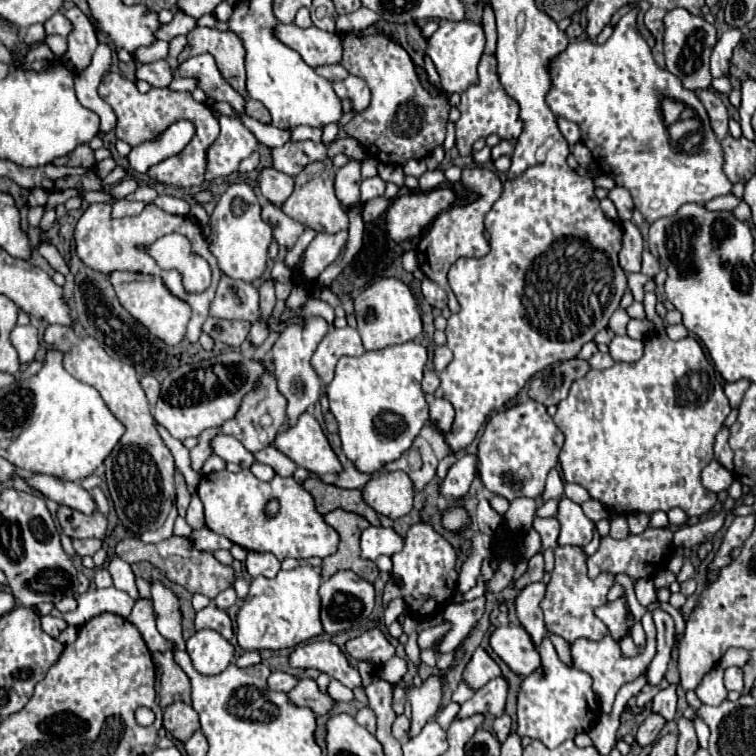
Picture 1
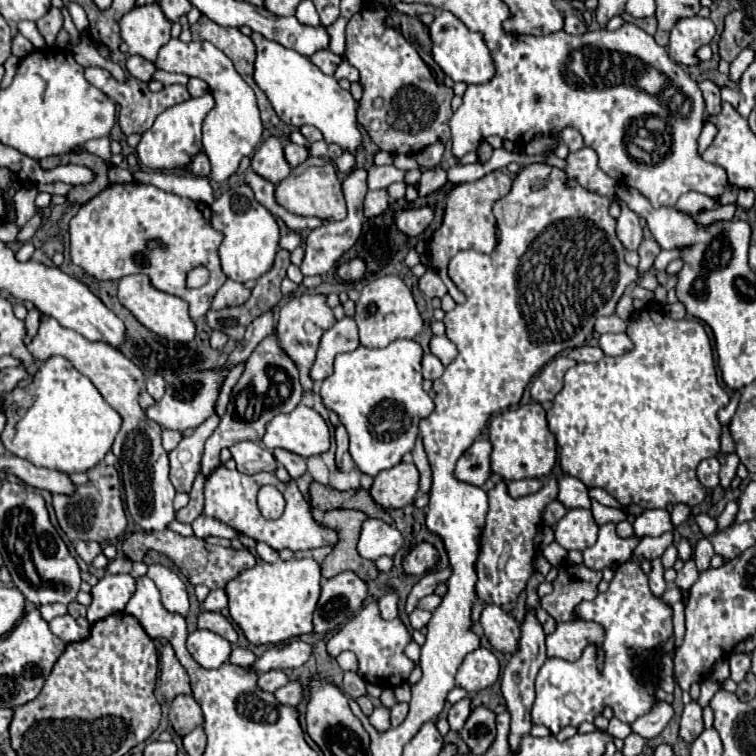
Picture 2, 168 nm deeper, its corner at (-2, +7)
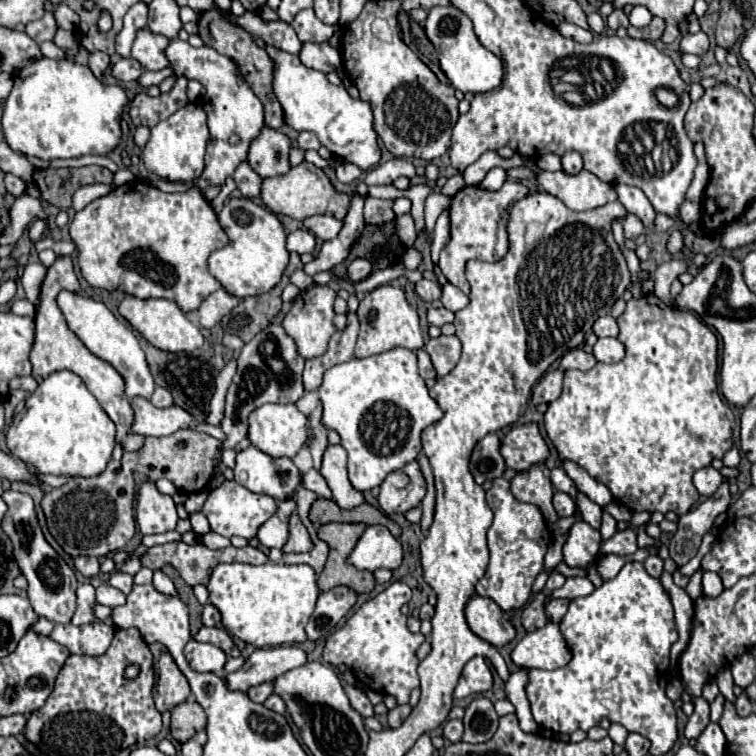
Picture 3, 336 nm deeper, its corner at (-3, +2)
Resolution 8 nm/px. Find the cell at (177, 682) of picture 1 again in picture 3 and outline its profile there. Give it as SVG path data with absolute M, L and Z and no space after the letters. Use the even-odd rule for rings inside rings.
M168 651L160 655L156 663L156 682L153 688L153 699L156 708L162 714L171 711L178 703L186 701L190 687L182 671L176 667Z

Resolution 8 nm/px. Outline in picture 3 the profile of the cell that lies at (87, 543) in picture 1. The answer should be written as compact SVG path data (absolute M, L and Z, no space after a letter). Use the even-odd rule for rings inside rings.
M80 555L74 559L74 567L84 575L84 577L94 577L98 573L98 557L86 557Z

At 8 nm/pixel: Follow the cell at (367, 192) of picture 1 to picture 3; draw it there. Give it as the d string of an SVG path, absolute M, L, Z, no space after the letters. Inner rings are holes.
M390 159L390 161L370 169L364 177L364 183L366 185L392 185L400 175L406 175L412 179L416 175L414 165L404 159Z

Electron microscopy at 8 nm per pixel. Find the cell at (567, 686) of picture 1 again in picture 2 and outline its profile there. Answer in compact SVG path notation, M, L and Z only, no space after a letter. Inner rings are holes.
M627 560L625 564L619 564L615 568L615 574L609 582L607 592L599 594L595 600L591 602L581 602L575 608L575 616L587 622L597 622L603 626L605 630L605 640L603 640L603 666L599 668L597 664L597 646L587 646L583 650L583 656L575 662L567 662L567 660L559 660L559 658L549 658L539 674L537 674L537 682L535 682L535 690L537 690L537 698L531 710L533 716L533 724L543 724L551 730L551 734L557 734L561 728L565 726L579 726L581 722L593 722L595 716L599 716L603 712L605 706L611 706L615 716L621 722L635 722L639 716L647 714L655 704L657 704L657 674L653 668L653 660L655 660L655 652L661 646L661 642L665 642L669 636L673 636L673 604L682 599L683 593L677 586L669 587L663 596L655 596L649 590L649 582L647 582L647 574L643 572L641 564L637 560Z

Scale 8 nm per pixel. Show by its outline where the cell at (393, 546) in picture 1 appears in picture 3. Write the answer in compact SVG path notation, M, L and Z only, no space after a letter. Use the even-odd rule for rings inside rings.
M370 525L364 531L364 535L360 537L358 545L354 547L354 551L350 555L350 563L356 569L362 569L362 571L376 571L380 567L396 569L402 563L402 545L400 545L400 541L384 525Z

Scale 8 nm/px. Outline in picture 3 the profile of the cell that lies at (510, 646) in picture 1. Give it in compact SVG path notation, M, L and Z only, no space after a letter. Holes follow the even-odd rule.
M474 595L466 605L466 621L470 629L494 647L504 647L516 639L516 629L504 619L502 609L488 597Z

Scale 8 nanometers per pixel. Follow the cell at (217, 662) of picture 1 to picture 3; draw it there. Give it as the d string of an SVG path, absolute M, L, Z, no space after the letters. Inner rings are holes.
M194 639L188 641L184 655L186 655L190 667L200 673L206 673L206 671L222 673L224 663L226 663L226 653L220 647L216 647L212 643L200 643Z

